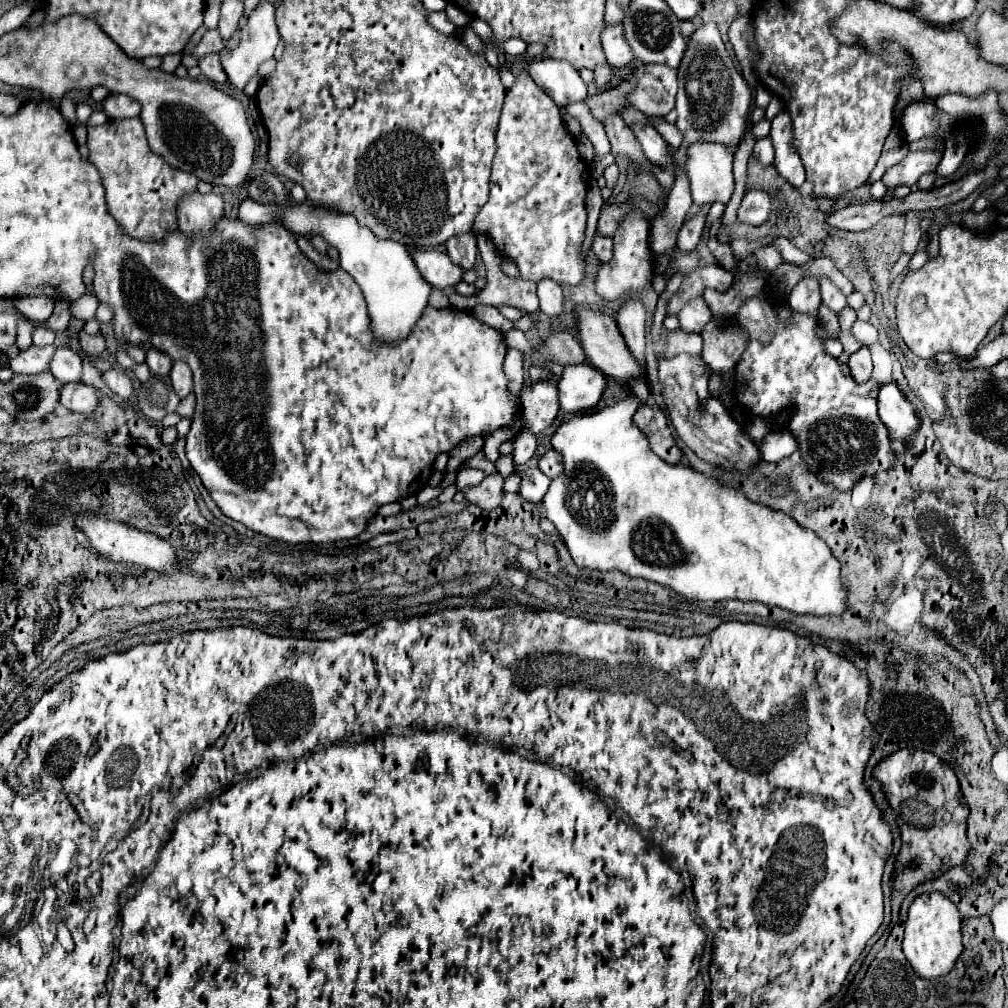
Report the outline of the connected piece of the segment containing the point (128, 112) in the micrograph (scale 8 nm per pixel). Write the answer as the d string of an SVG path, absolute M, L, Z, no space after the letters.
M111 94L107 100L103 100L103 112L107 118L137 118L141 106L137 100L121 94Z

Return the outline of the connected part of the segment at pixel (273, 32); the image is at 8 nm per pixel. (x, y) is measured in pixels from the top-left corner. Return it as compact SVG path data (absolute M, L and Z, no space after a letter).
M261 2L251 12L251 16L247 18L247 24L241 30L241 42L239 42L239 46L233 48L233 50L223 48L221 54L219 54L223 70L227 74L227 80L231 82L231 86L235 90L239 90L239 92L245 90L245 86L249 84L249 80L257 74L259 66L273 56L273 50L275 50L277 42L279 42L279 34L277 34L277 26L275 26L275 6L271 2Z

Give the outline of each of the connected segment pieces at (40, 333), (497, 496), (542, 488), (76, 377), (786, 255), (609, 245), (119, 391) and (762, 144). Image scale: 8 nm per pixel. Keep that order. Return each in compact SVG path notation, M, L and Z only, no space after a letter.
M37 328L35 332L33 332L33 344L35 346L49 346L49 344L53 344L55 342L55 332L51 332L51 330L45 330L45 328Z
M491 474L491 476L485 476L485 480L479 484L479 486L473 486L473 488L467 488L465 492L465 498L469 504L475 504L479 506L481 510L485 512L491 512L495 510L501 500L503 500L503 478L497 476L497 474Z
M529 468L521 482L519 496L531 504L541 504L547 494L547 488L549 488L549 478L539 468Z
M67 346L57 348L51 364L51 374L59 380L59 384L81 382L81 356Z
M781 236L777 237L770 245L776 247L780 251L783 260L786 262L801 265L808 262L810 259L807 253L799 250L794 244L787 240L787 238Z
M597 236L595 242L593 242L593 252L601 262L609 262L611 256L613 256L613 240Z
M117 370L105 372L105 374L103 374L103 380L105 380L105 384L109 386L109 390L111 390L113 394L117 394L121 400L129 400L129 398L133 396L131 378L129 378L125 372L117 372Z
M769 138L755 142L753 156L759 158L759 162L761 162L763 166L771 166L771 164L773 164L773 146L769 144Z

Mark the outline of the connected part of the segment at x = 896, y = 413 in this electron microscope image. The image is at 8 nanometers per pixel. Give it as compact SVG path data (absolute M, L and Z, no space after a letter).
M883 384L879 396L879 418L889 428L891 440L899 444L909 444L919 428L919 418L913 412L913 406L905 400L901 390L895 384Z

